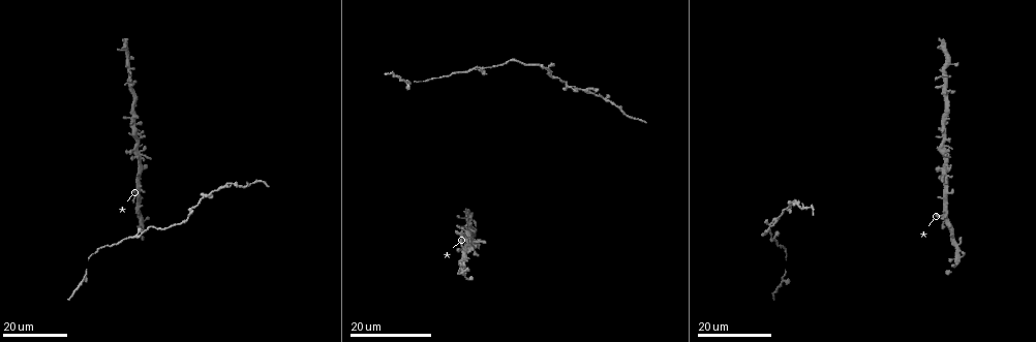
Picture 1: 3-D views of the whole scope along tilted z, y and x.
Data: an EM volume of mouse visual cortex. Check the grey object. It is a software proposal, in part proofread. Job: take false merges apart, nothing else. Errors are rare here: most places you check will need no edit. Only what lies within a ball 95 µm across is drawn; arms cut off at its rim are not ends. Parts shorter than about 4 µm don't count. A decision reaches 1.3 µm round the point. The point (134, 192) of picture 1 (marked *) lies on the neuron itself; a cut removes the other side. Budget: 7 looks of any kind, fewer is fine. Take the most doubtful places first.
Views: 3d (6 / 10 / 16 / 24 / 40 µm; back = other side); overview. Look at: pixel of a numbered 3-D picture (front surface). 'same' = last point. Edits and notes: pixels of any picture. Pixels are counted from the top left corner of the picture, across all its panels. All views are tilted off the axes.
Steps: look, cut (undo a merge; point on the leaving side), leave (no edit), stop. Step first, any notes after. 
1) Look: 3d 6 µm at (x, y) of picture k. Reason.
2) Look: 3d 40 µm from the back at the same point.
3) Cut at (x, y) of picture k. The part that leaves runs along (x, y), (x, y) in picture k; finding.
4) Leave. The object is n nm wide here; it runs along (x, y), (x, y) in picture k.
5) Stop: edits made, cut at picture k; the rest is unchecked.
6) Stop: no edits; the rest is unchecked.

Look: 3d 24 µm at (134, 235) of picture 1.

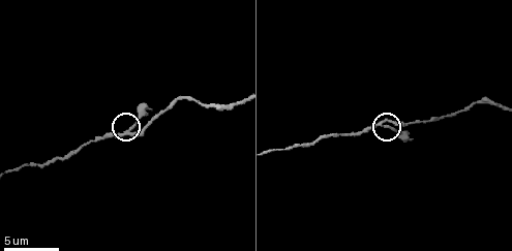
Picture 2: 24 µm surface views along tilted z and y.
Look: 3d 10 µm at (379, 123) of picture 2.

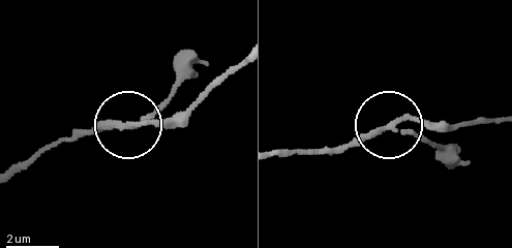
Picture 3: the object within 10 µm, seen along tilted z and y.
Leave. One neuron here.

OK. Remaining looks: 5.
Look: 3d 16 µm at (944, 173) of picture 1. Looks like a crossing.

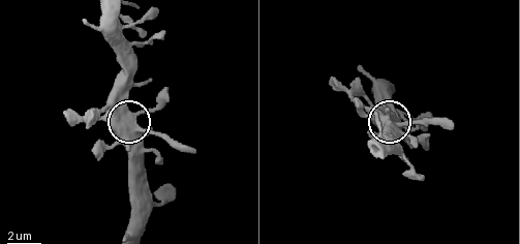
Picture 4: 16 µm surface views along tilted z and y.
Look: 3d 10 µm at (400, 126) of picture 4.

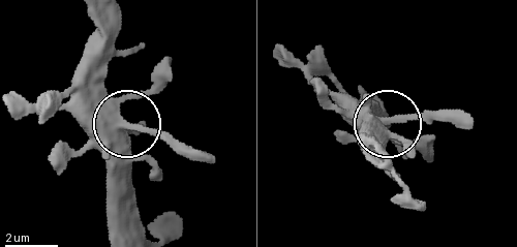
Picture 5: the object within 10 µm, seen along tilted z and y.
Leave. The object is 360 nm wide here; it runs along (110, 234), (110, 142), (117, 128), (130, 124), (200, 151) in picture 5; one neuron here.

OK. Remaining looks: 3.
Look: 3d 24 µm at (232, 183) of picture 1.

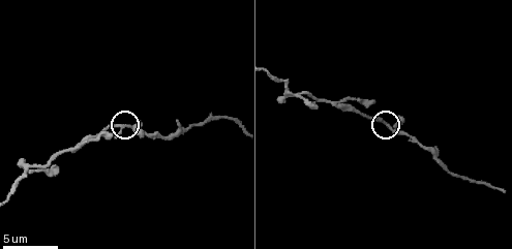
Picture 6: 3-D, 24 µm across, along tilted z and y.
Look: 3d 6 µm at (120, 125) of picture 6. Zoom in.

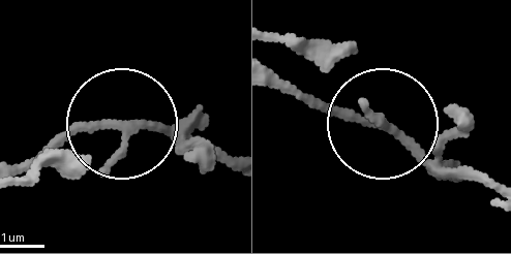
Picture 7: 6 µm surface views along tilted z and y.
Leave. It runs along (12, 175), (117, 123), (207, 123) in picture 7; all the same neuron.

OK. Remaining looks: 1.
Stop: no edits; the rest is unchecked.

